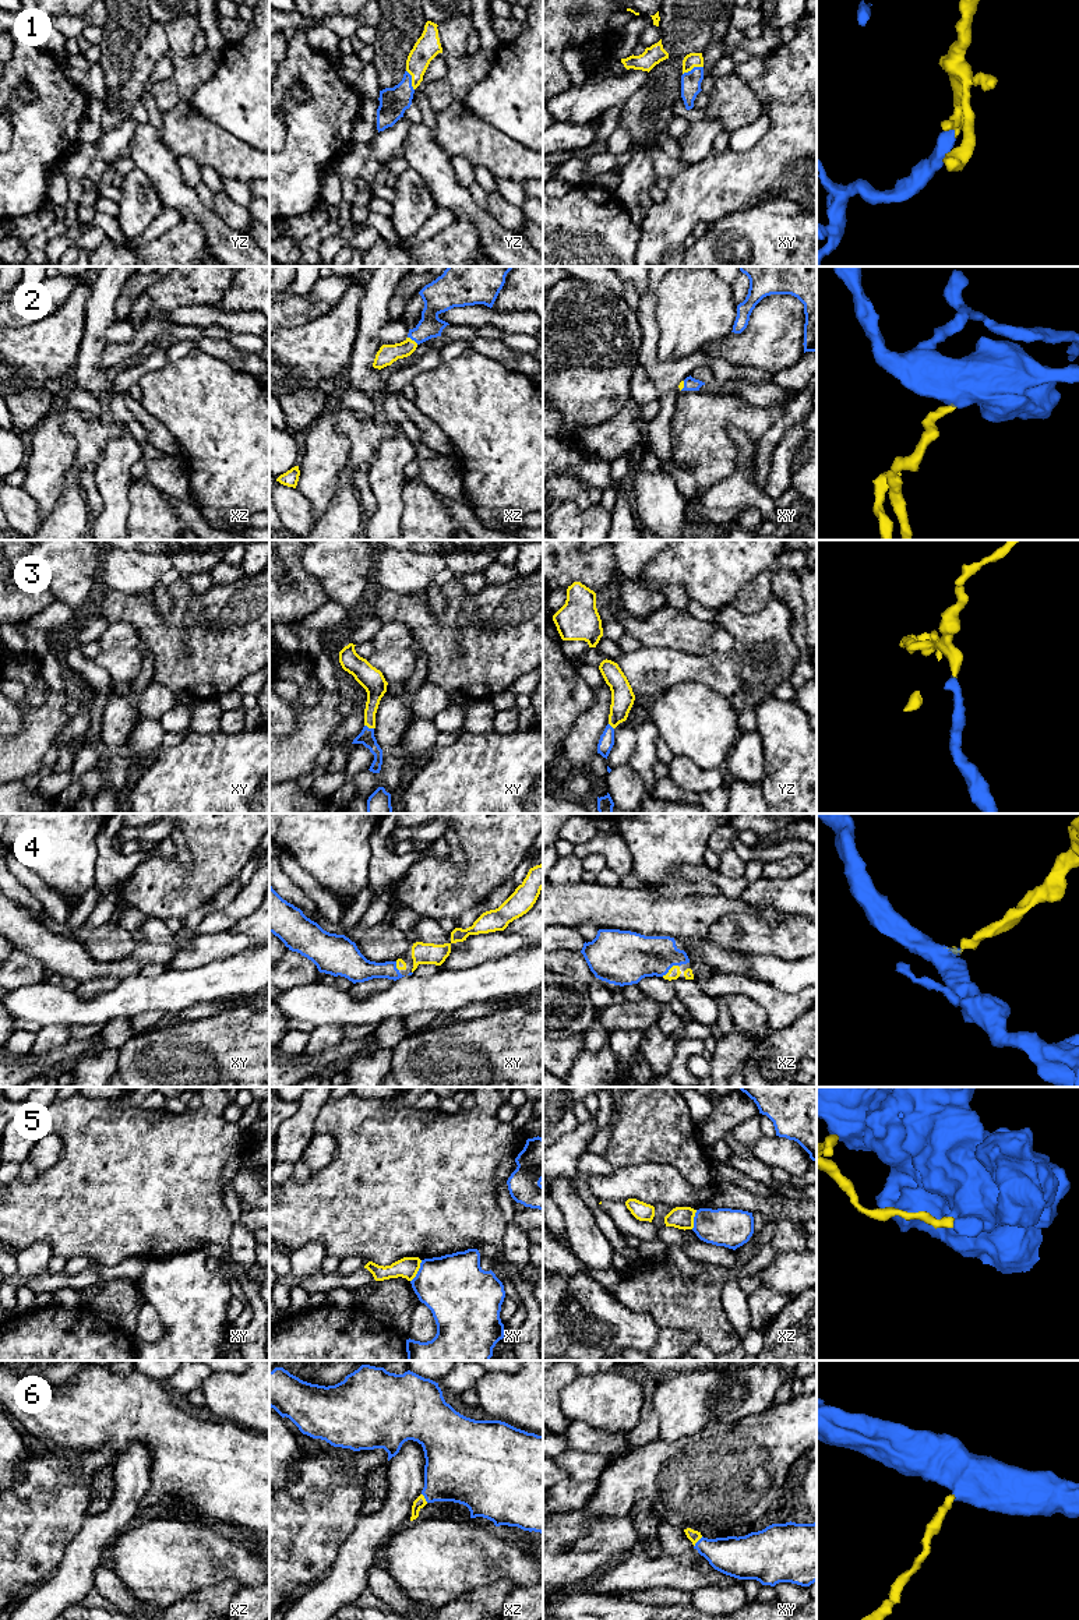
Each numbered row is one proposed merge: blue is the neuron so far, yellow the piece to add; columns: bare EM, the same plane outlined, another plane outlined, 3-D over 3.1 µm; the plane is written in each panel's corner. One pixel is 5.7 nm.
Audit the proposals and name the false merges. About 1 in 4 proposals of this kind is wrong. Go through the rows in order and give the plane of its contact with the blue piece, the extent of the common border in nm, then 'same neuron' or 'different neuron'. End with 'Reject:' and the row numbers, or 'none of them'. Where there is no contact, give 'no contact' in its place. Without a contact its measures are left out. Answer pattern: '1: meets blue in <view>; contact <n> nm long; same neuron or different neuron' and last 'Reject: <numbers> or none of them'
1: meets blue in xy; contact 130 nm long; same neuron
2: meets blue in xz; contact 80 nm long; same neuron
3: meets blue in xy; contact 60 nm long; same neuron
4: meets blue in xz; contact 120 nm long; same neuron
5: meets blue in xy; contact 140 nm long; different neuron
6: meets blue in xy; contact 80 nm long; same neuron
Reject: 5

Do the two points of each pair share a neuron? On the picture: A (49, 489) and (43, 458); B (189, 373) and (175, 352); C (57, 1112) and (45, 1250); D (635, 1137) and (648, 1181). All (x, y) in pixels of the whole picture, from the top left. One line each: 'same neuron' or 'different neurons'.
A: same neuron
B: different neurons
C: different neurons
D: different neurons

